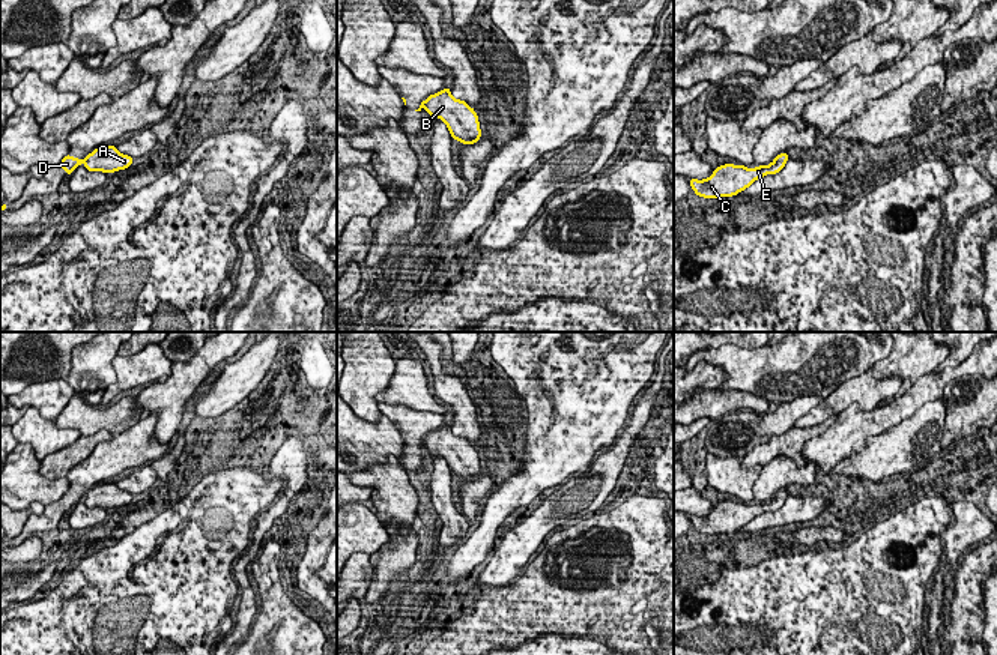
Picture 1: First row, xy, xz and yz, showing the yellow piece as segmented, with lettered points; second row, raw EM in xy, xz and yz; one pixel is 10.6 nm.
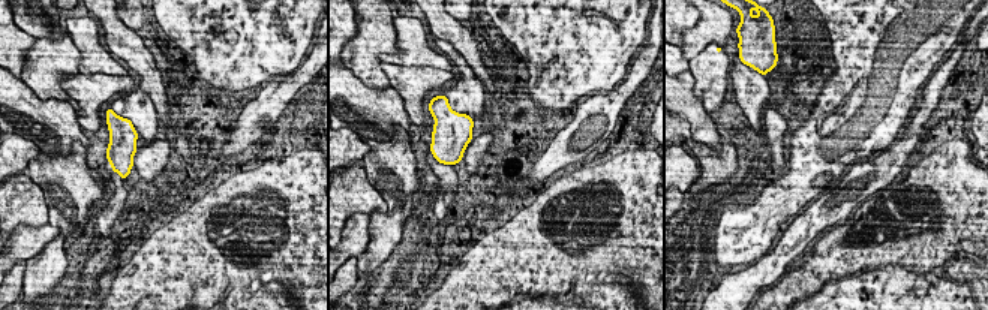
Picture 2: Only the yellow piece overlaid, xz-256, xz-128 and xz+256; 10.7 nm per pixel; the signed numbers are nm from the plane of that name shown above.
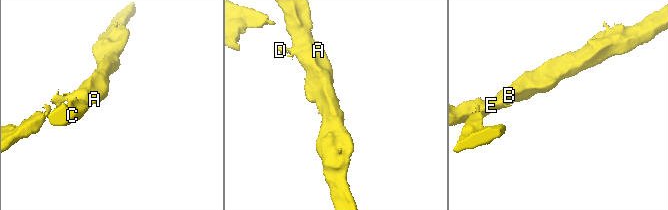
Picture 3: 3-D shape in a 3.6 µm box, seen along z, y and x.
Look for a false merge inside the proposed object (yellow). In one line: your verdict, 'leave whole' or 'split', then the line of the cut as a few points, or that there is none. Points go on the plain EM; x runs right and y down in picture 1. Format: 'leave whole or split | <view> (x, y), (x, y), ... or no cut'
split | xy (87, 492), (86, 495)

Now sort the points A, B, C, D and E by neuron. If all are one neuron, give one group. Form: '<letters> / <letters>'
A B C E / D

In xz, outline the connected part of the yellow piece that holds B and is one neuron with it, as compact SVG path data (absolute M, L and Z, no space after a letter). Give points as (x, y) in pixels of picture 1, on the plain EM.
M447 424L424 437L424 445L432 454L441 455L451 473L462 481L474 481L481 473L478 452L465 437L454 436Z

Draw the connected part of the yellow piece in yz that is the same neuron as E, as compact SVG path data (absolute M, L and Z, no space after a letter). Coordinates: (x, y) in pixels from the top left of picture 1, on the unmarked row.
M779 490L771 500L746 505L744 502L725 500L717 503L713 511L704 517L690 515L690 523L696 532L704 535L732 533L749 524L755 517L767 511L779 509L788 490Z

